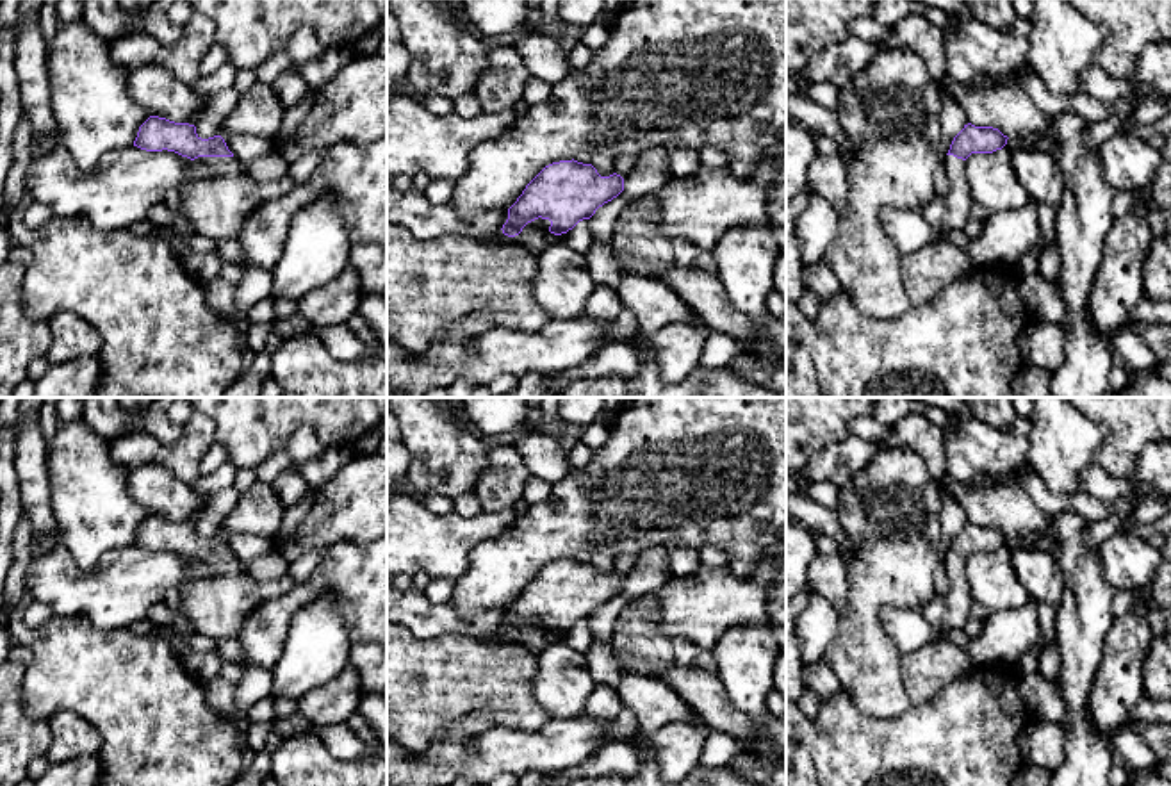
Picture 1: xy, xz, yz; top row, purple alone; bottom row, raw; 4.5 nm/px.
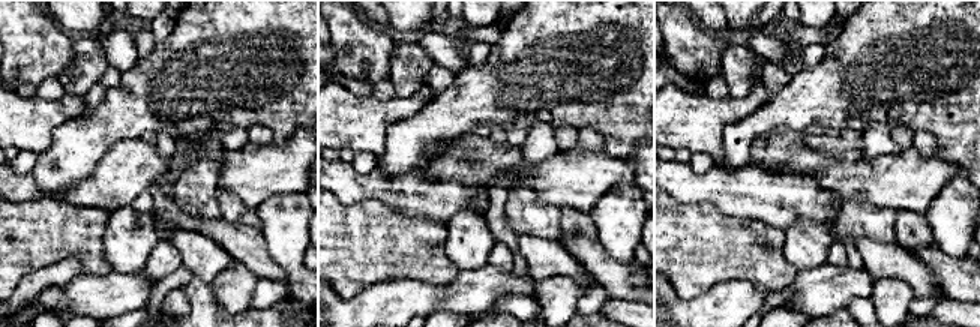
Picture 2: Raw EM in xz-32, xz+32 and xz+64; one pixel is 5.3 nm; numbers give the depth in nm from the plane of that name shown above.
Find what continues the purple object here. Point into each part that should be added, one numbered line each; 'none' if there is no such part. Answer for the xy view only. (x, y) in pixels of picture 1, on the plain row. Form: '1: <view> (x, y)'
1: xy (216, 605)

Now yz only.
1: yz (958, 610)

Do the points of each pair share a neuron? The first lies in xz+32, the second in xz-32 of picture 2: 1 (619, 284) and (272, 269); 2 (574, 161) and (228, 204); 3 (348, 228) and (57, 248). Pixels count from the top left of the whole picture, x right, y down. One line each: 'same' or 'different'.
1: same
2: different
3: same

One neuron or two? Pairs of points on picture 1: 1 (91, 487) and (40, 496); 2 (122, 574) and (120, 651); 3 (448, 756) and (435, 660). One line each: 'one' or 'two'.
1: two
2: two
3: two

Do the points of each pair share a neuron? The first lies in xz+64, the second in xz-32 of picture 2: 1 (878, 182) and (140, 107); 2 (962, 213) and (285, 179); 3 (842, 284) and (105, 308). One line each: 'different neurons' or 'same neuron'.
1: different neurons
2: different neurons
3: same neuron

